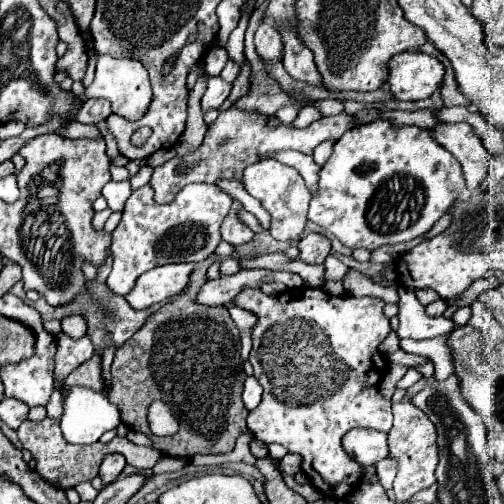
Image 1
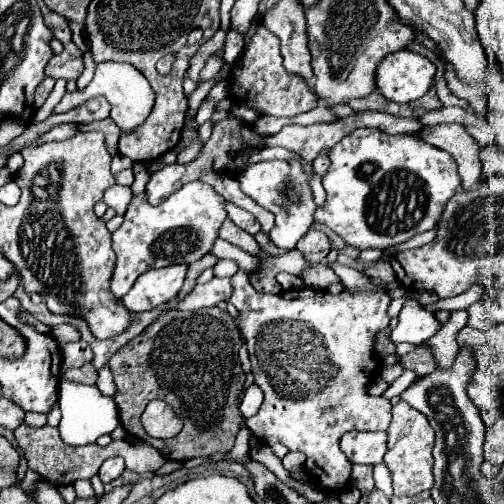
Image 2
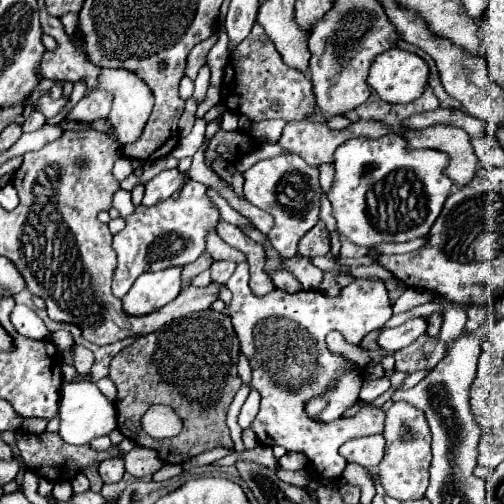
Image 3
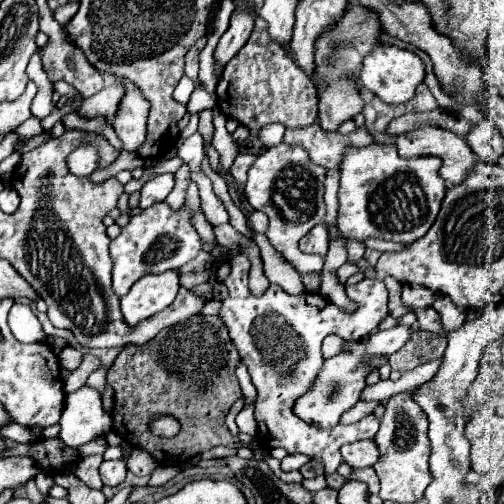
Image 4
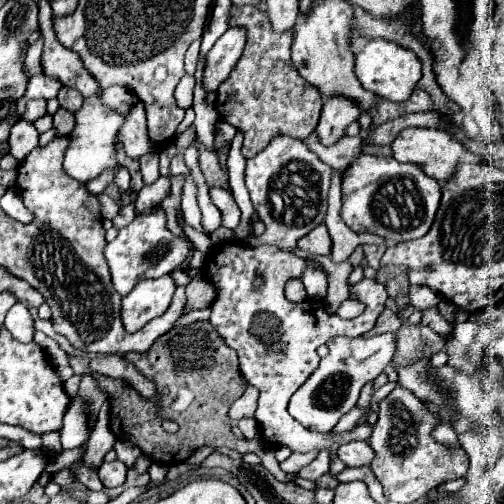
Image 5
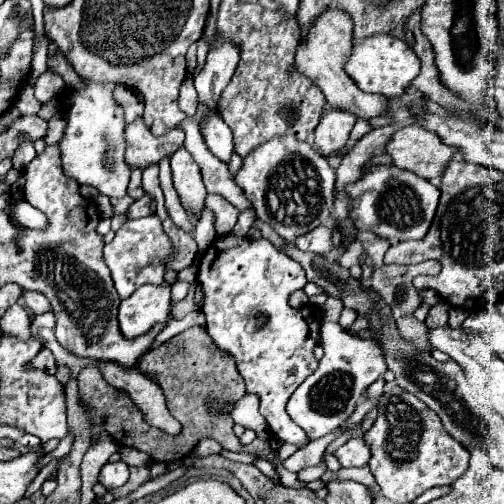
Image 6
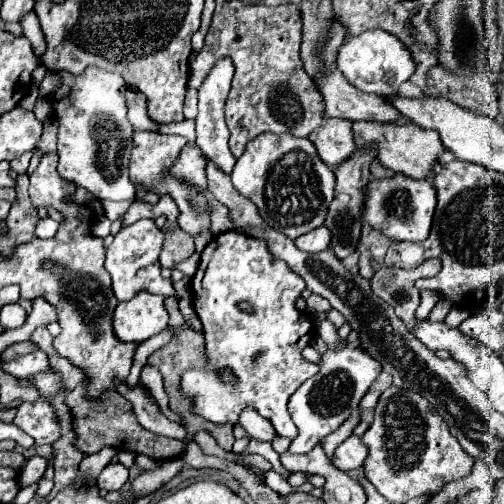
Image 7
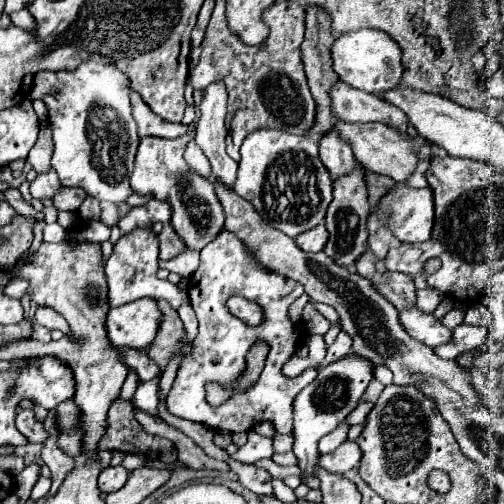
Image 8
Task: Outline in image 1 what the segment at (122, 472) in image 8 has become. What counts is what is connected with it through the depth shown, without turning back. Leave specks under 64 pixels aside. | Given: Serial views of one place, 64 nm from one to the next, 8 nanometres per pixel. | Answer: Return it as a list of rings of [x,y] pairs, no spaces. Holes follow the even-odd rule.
[[[110,454],[110,456],[106,456],[102,460],[102,464],[100,464],[100,478],[102,478],[102,482],[104,484],[114,482],[120,476],[120,472],[124,470],[124,466],[126,466],[126,460],[124,460],[122,454]]]

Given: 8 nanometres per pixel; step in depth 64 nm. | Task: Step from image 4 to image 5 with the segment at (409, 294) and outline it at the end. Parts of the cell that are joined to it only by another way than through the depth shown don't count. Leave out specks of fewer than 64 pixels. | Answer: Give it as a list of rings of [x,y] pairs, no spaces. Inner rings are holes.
[[[412,286],[412,292],[408,292],[408,298],[412,300],[412,306],[418,310],[432,308],[440,300],[440,296],[434,290],[430,290],[428,286]]]

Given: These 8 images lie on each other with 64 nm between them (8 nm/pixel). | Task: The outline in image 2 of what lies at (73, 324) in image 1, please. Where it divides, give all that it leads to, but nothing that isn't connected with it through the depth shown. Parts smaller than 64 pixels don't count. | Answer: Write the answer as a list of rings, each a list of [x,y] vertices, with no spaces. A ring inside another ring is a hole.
[[[60,324],[60,326],[56,326],[56,328],[52,330],[52,336],[54,336],[60,344],[64,344],[64,342],[76,342],[76,340],[80,340],[80,330],[74,328],[72,324]]]

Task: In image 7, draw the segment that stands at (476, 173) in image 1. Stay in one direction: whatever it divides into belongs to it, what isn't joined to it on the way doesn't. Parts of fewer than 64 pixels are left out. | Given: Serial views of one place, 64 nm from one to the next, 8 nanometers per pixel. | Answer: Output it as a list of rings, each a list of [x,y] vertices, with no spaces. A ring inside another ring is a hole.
[[[354,122],[354,144],[356,148],[362,148],[364,144],[376,144],[378,146],[378,158],[384,166],[388,166],[394,172],[402,172],[406,176],[412,176],[416,180],[434,176],[434,168],[438,164],[440,154],[444,152],[442,142],[436,132],[424,130],[416,124],[380,124],[380,122]]]

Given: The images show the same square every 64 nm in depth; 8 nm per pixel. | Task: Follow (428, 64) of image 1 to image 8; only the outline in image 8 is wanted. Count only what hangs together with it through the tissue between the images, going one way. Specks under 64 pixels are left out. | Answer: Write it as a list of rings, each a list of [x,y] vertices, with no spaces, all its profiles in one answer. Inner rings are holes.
[[[380,30],[346,32],[338,36],[332,44],[332,60],[340,80],[370,94],[382,94],[382,92],[394,90],[406,72],[402,64],[400,46],[386,32],[380,32]]]

